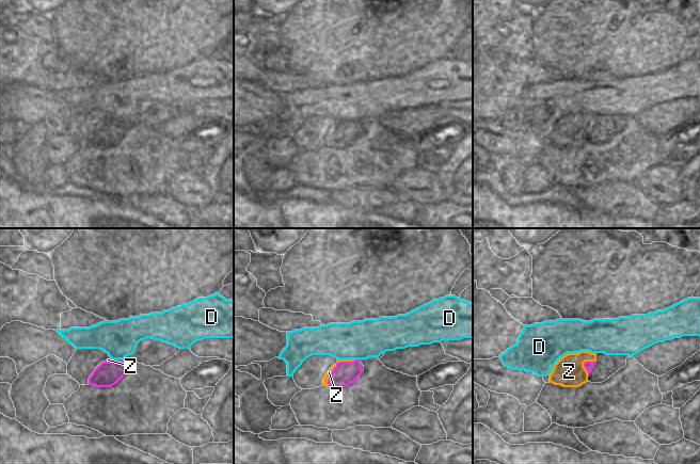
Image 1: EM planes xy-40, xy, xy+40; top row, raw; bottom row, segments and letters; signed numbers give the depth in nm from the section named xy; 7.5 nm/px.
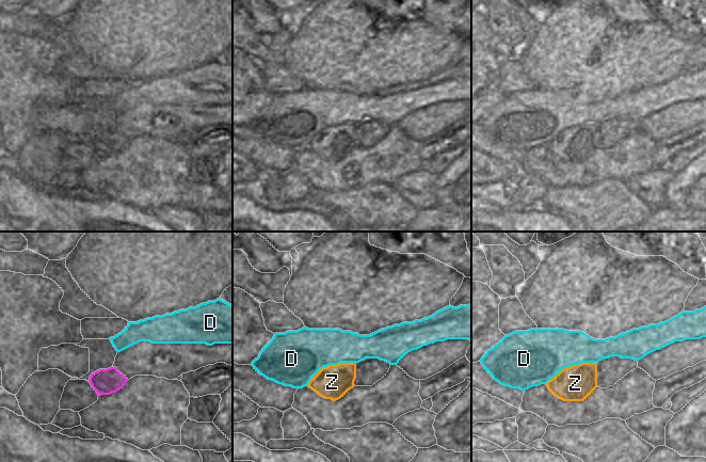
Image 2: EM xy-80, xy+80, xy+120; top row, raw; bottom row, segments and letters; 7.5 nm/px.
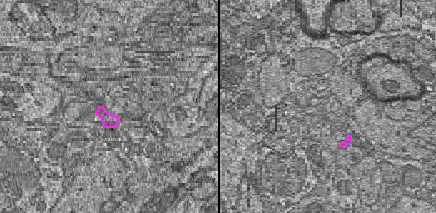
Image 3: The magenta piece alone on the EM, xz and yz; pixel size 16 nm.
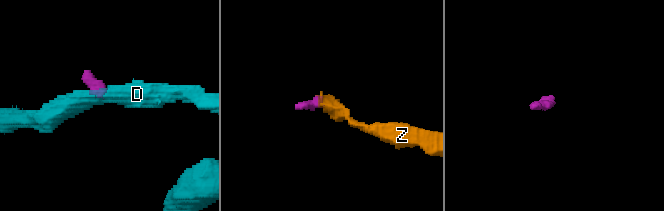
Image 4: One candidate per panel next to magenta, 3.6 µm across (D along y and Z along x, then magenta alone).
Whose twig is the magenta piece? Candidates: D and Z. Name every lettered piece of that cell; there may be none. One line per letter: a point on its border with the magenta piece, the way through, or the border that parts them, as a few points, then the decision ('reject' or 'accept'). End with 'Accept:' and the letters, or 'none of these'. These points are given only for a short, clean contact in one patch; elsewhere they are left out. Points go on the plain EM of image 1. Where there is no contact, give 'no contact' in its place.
D: contact xy-40 (117, 121); border xy-40 (113, 120), (122, 121); reject
Z: contact xy (336, 127); reject
Accept: none of these

